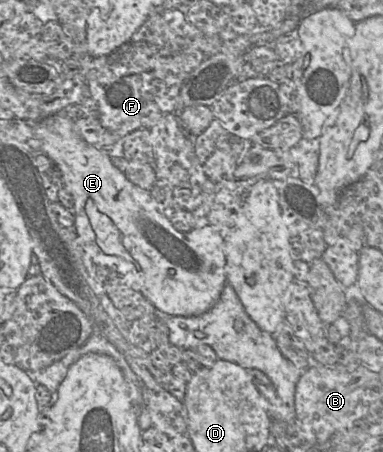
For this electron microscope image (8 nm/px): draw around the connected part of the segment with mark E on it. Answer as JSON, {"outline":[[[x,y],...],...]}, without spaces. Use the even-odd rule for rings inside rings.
{"outline":[[[63,113],[52,116],[43,122],[35,123],[33,137],[30,145],[38,143],[41,152],[46,154],[56,165],[62,176],[63,186],[74,199],[74,225],[73,229],[78,237],[78,244],[86,254],[86,258],[93,264],[107,266],[115,270],[125,283],[132,289],[139,291],[156,308],[157,313],[163,316],[198,316],[209,311],[219,300],[221,292],[226,284],[226,254],[224,239],[226,229],[218,229],[212,225],[201,228],[193,228],[188,232],[181,232],[174,228],[170,219],[158,208],[149,191],[143,190],[128,180],[124,172],[116,168],[111,157],[101,149],[86,143],[74,130],[74,120]]]}

